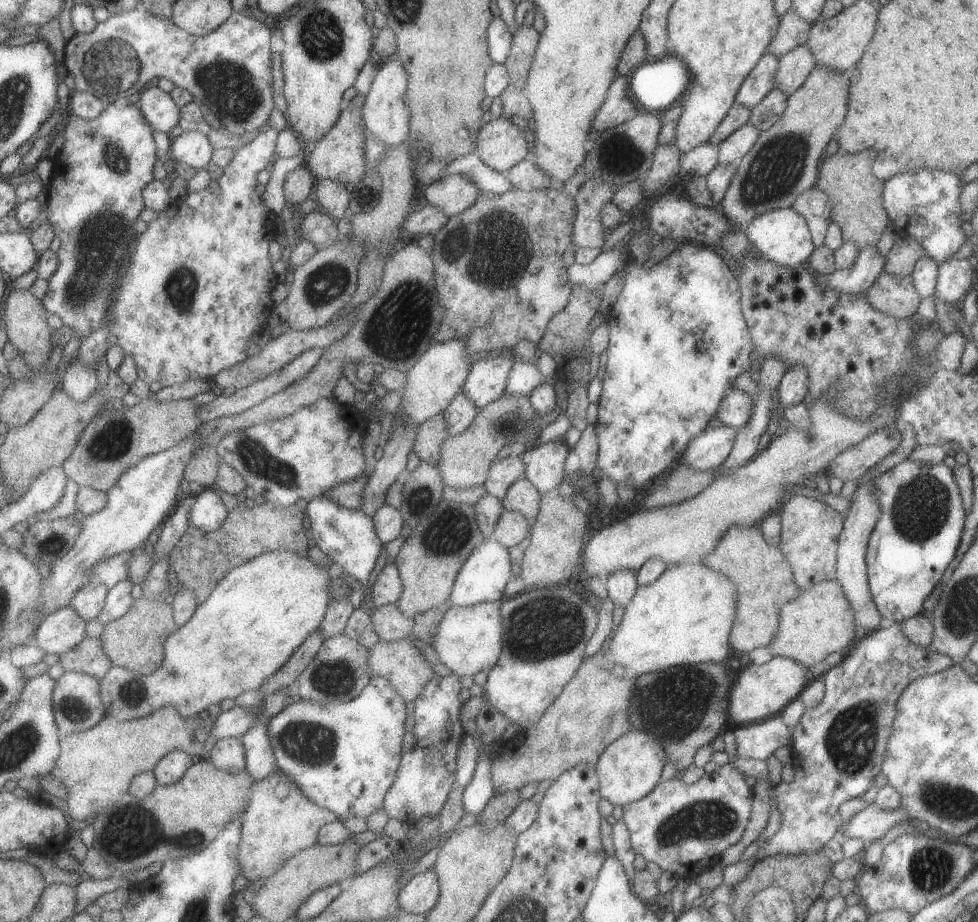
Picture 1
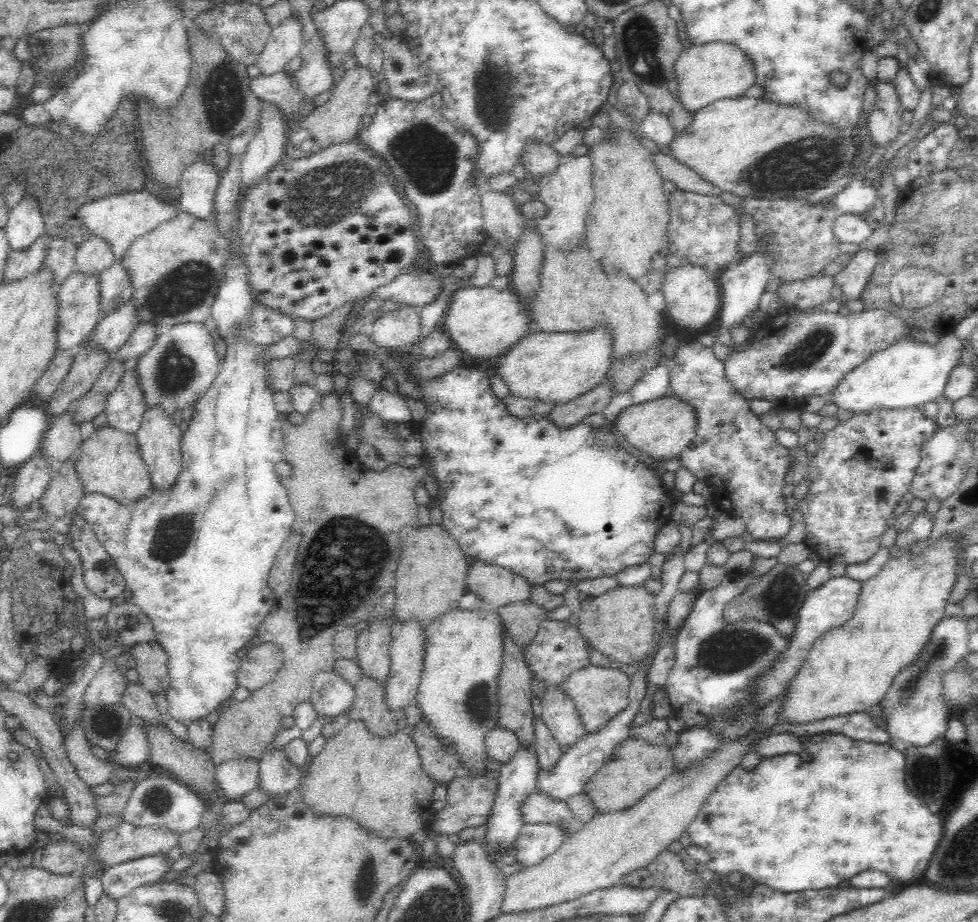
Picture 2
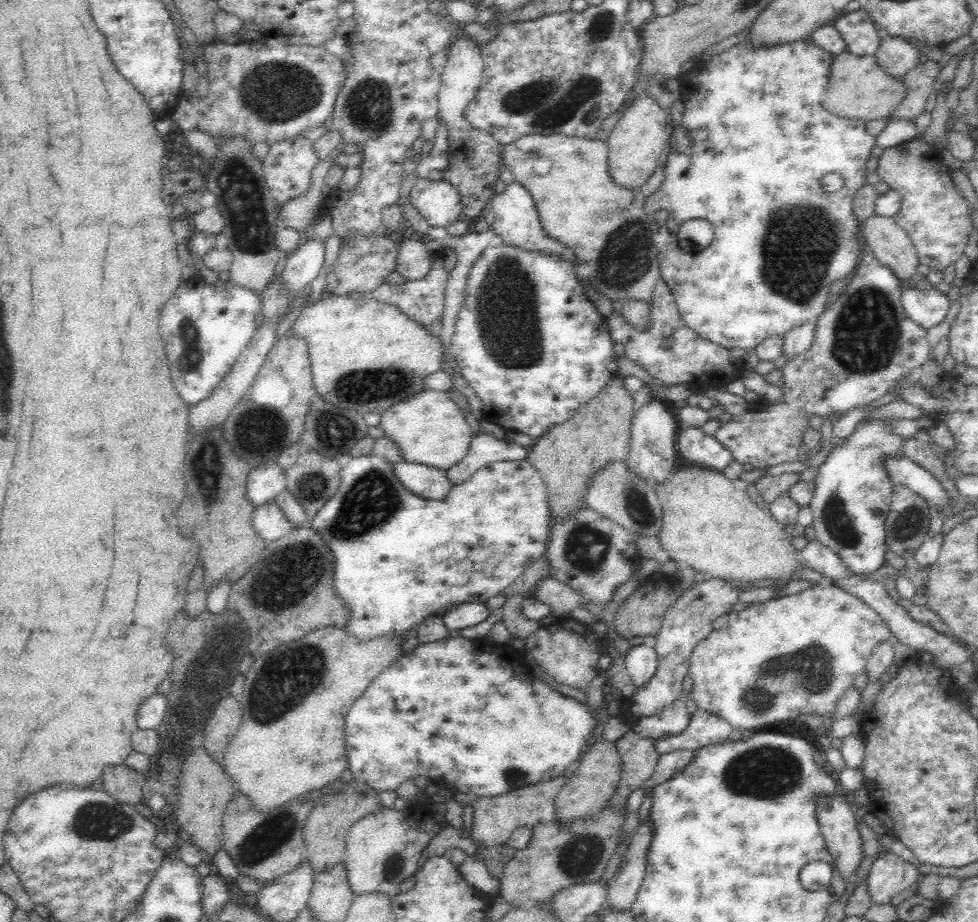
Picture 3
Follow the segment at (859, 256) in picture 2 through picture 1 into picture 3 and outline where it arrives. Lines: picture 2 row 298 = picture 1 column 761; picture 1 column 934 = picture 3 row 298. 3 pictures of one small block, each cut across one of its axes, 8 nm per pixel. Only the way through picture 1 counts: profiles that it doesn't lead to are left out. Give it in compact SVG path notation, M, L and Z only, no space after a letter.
M662 280L656 283L650 298L650 328L646 332L635 330L623 315L615 311L607 318L609 334L614 343L624 345L625 355L639 364L654 380L661 384L689 384L695 389L720 388L740 379L747 367L743 359L730 357L730 349L713 344L687 328L682 321L672 291Z

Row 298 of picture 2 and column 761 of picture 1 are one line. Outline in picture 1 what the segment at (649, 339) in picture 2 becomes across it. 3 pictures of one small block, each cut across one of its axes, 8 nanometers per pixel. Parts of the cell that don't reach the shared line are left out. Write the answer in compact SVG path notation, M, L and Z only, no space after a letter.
M757 525L729 527L710 552L701 559L701 563L727 576L735 584L735 590L739 590L737 616L728 638L731 651L739 652L740 656L754 648L766 647L773 640L779 624L780 604L793 600L801 592L794 583L788 560L778 547L765 542Z

